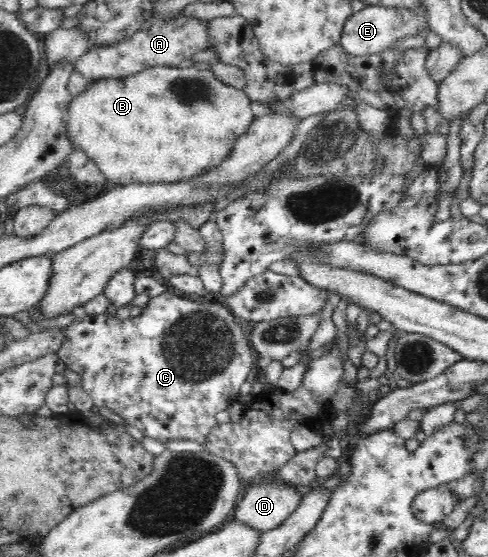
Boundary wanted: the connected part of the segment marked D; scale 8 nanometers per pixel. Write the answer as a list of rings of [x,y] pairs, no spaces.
[[[270,479],[249,483],[234,509],[234,520],[263,533],[279,527],[299,507],[301,499],[301,490],[271,484]]]

